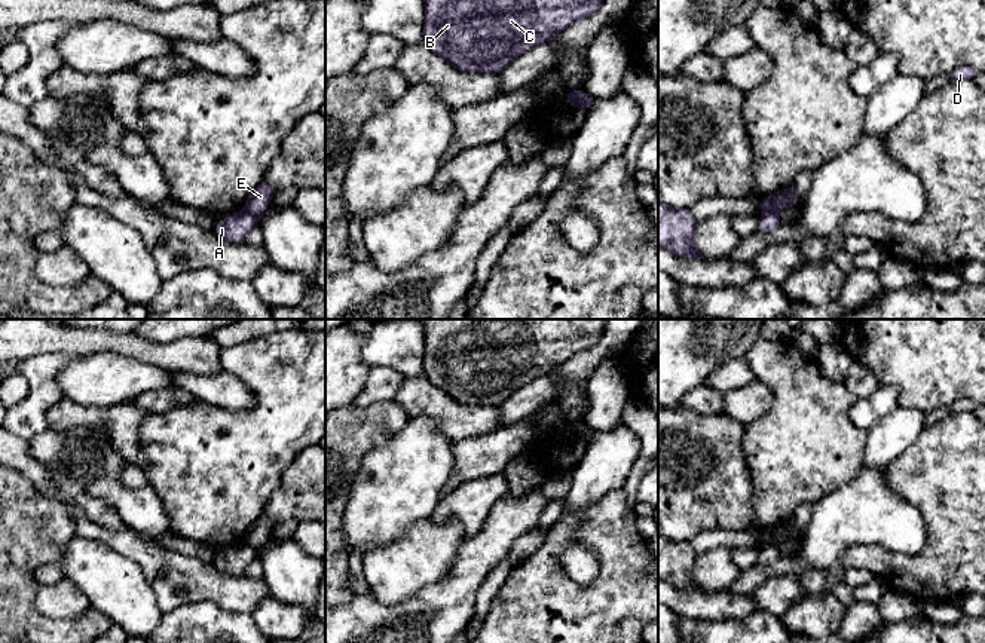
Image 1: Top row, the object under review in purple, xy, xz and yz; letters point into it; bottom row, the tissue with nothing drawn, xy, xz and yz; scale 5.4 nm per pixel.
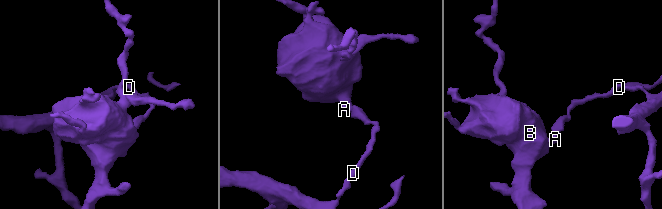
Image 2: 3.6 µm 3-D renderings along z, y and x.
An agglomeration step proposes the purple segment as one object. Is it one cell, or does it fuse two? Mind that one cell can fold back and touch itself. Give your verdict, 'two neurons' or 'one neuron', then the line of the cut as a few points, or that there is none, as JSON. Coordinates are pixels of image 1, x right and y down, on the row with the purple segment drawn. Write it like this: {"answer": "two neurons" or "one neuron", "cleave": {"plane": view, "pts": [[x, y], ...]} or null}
{"answer": "two neurons", "cleave": {"plane": "yz", "pts": [[762, 211], [774, 211], [777, 214]]}}

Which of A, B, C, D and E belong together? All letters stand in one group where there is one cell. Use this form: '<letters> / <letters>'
A B C / D E

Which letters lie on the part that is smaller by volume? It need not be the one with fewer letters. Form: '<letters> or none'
A, B, C

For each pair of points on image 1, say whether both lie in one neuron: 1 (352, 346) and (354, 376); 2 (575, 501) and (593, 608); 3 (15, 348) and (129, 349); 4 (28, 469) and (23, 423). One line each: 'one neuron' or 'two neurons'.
1: one neuron
2: two neurons
3: one neuron
4: two neurons

